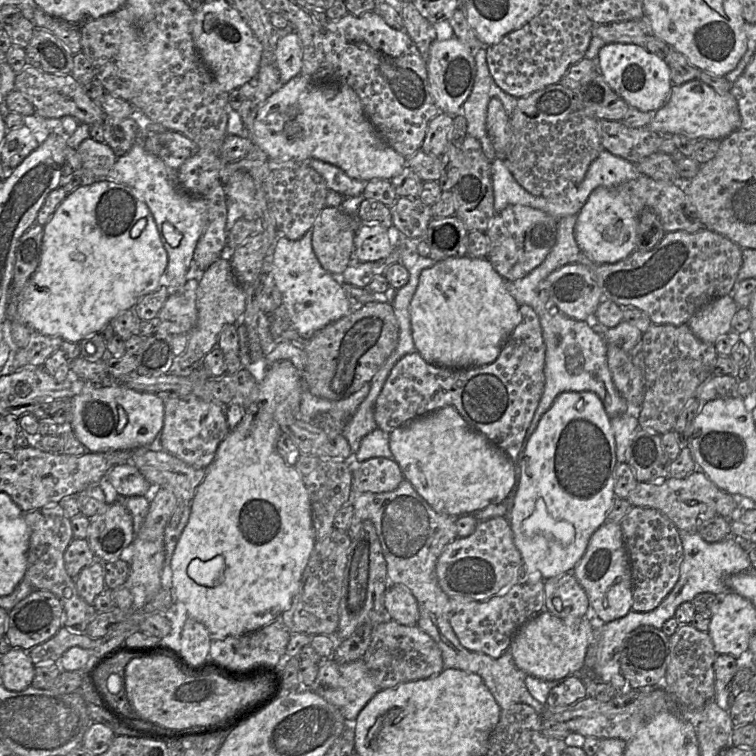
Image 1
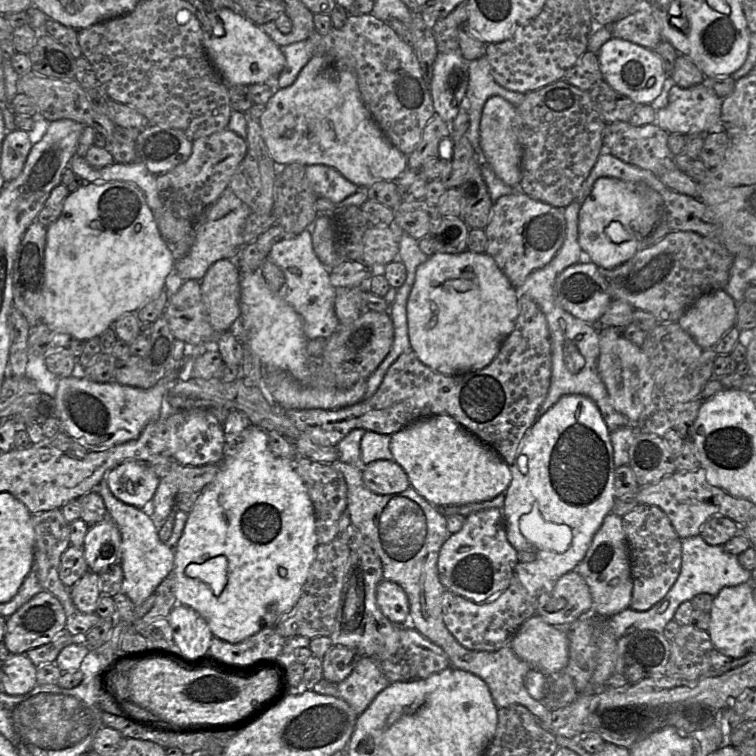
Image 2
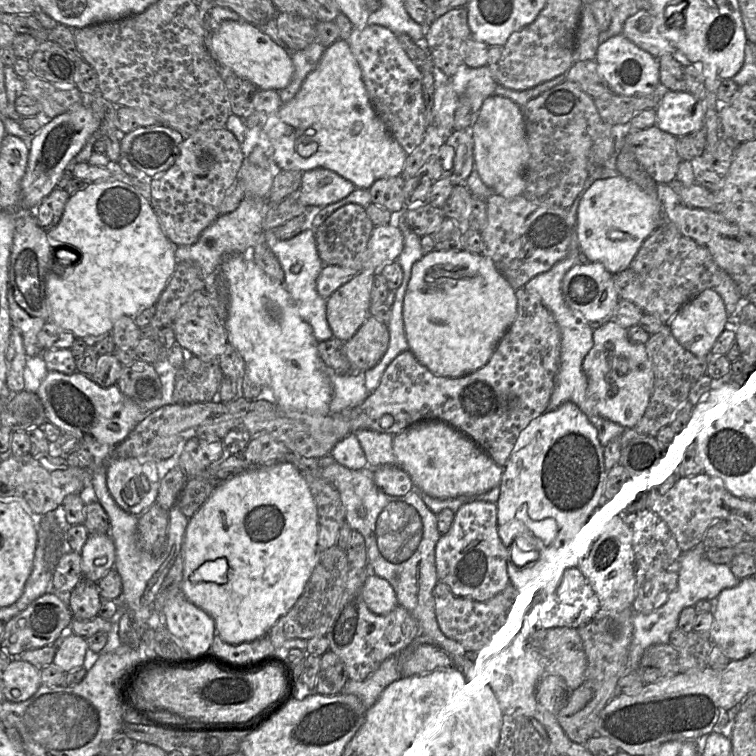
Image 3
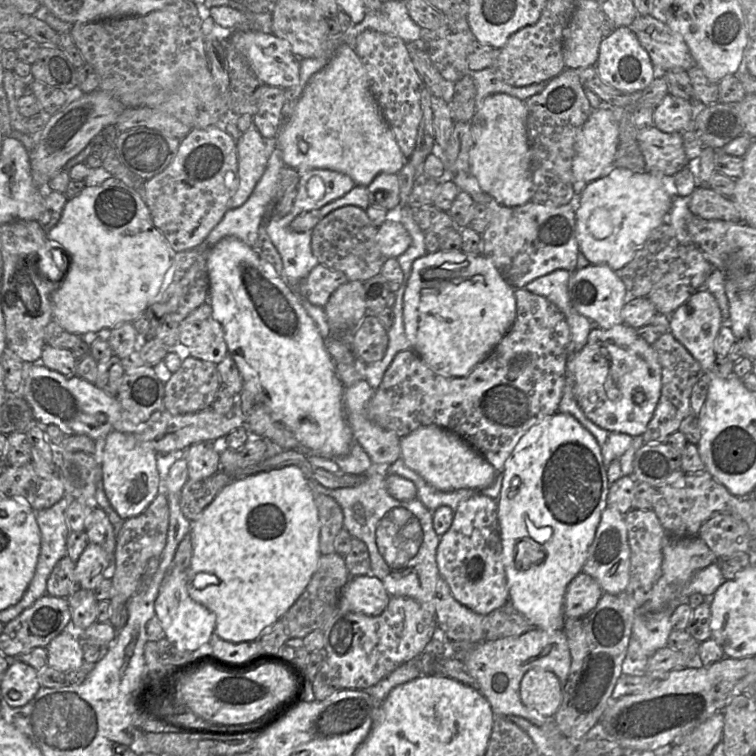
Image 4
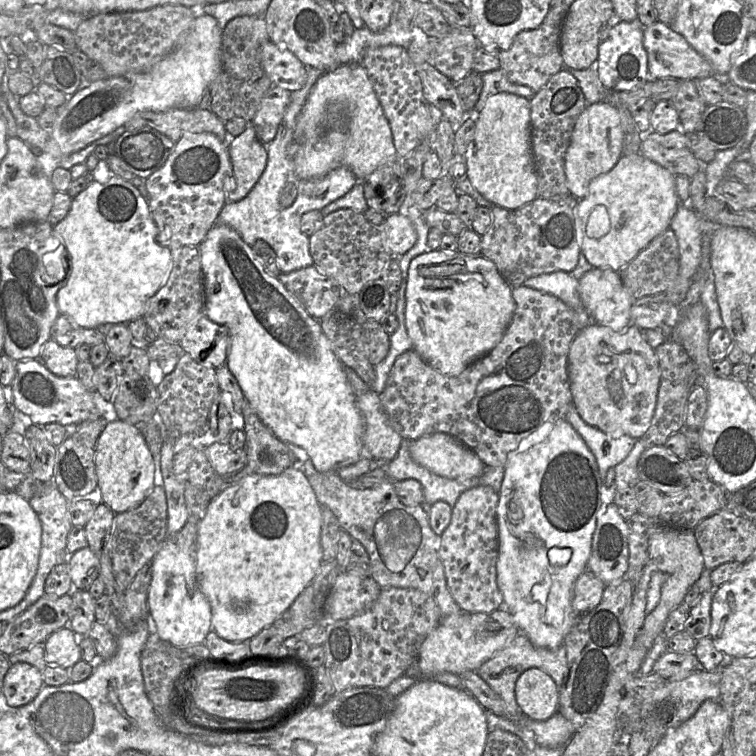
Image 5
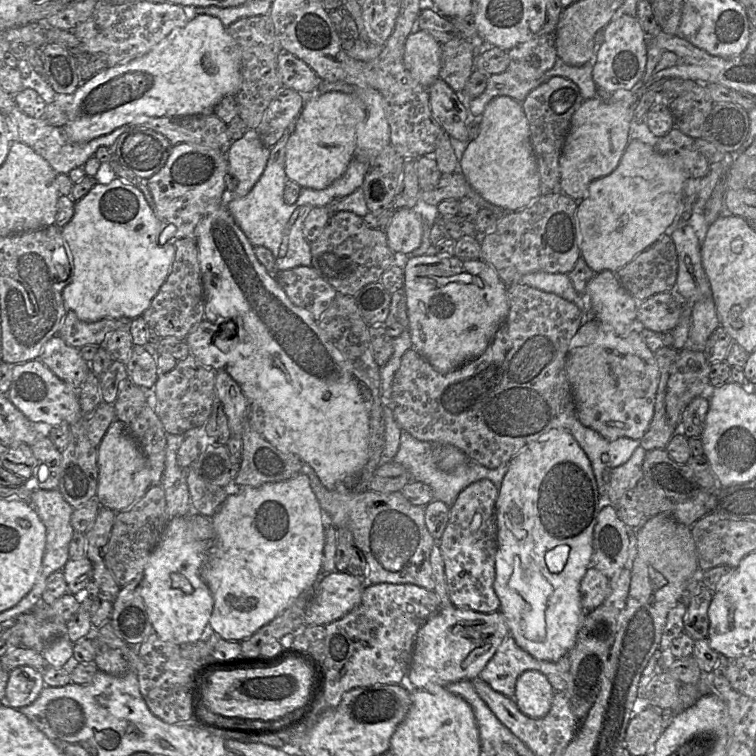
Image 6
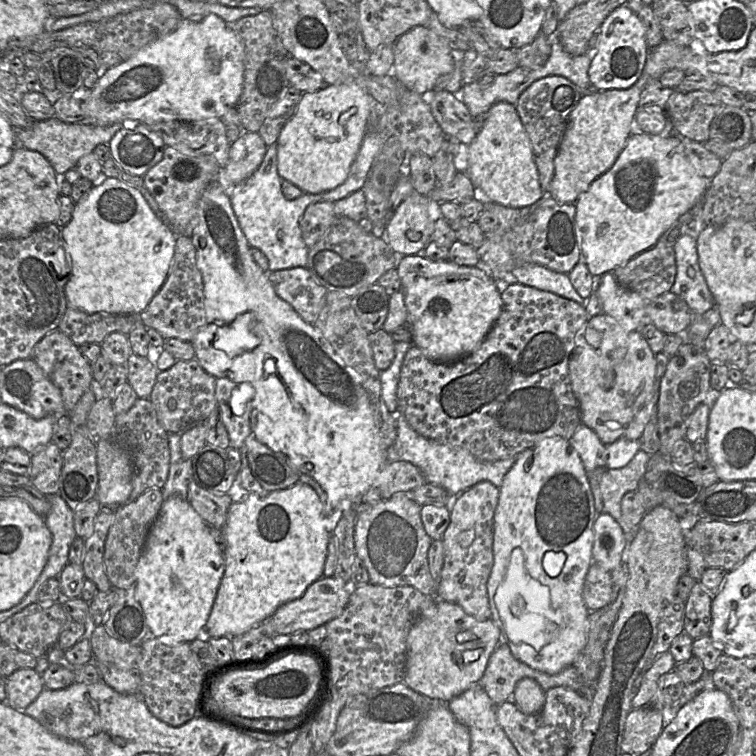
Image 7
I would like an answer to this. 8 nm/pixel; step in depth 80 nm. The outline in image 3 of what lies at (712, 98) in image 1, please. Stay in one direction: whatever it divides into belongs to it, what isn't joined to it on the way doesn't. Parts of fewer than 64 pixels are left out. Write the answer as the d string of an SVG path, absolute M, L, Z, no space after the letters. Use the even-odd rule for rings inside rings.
M668 90L656 107L656 126L677 138L704 126L704 100L687 91Z

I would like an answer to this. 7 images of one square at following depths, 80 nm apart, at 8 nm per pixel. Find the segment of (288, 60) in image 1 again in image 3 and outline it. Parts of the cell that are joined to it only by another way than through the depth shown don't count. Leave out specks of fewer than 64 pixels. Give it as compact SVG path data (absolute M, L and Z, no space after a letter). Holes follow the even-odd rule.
M315 41L302 50L291 52L294 73L289 85L279 90L282 103L290 101L297 94L304 79L316 68L324 50L325 47Z

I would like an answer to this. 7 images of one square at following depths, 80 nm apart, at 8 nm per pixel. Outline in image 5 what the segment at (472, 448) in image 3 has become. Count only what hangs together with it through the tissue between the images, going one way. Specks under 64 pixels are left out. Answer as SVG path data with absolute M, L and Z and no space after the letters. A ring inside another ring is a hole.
M432 433L409 443L412 459L442 477L466 480L483 474L485 465L479 457L454 437Z

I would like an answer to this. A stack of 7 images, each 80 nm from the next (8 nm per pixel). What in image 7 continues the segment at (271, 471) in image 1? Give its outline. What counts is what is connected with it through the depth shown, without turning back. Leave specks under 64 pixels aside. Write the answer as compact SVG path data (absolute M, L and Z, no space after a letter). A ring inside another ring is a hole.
M294 485L267 496L249 492L239 502L232 502L222 528L225 539L225 569L205 628L214 638L235 637L259 625L278 607L297 599L314 581L323 576L329 534L324 526L324 506L309 485Z

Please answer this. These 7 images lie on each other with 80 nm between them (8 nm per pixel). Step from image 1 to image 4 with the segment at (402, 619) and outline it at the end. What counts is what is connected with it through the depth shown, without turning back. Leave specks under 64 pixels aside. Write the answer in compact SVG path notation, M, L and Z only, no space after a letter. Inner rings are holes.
M359 575L351 577L344 587L340 598L340 610L377 616L385 610L390 598L377 577Z

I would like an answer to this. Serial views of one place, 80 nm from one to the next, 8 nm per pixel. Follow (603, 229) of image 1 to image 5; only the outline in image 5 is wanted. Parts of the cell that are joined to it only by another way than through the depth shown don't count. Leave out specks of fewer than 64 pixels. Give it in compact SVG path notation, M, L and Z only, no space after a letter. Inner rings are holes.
M637 153L622 155L612 170L590 182L587 196L579 200L576 207L577 240L582 254L594 268L609 268L619 273L655 237L670 228L671 220L677 211L679 203L675 178L676 175L666 168L649 160L641 153ZM599 205L604 206L608 212L610 229L601 239L593 240L586 234L586 225L592 210Z

